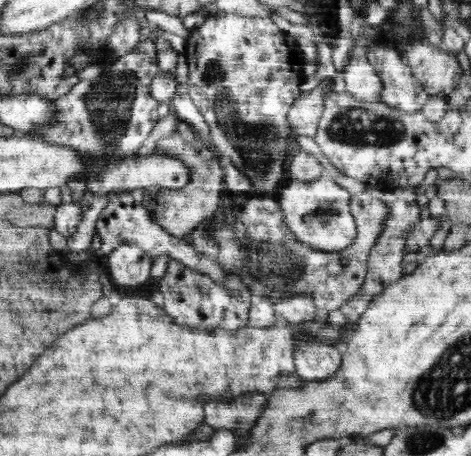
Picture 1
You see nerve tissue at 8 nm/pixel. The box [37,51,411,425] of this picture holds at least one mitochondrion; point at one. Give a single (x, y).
(260, 145)

